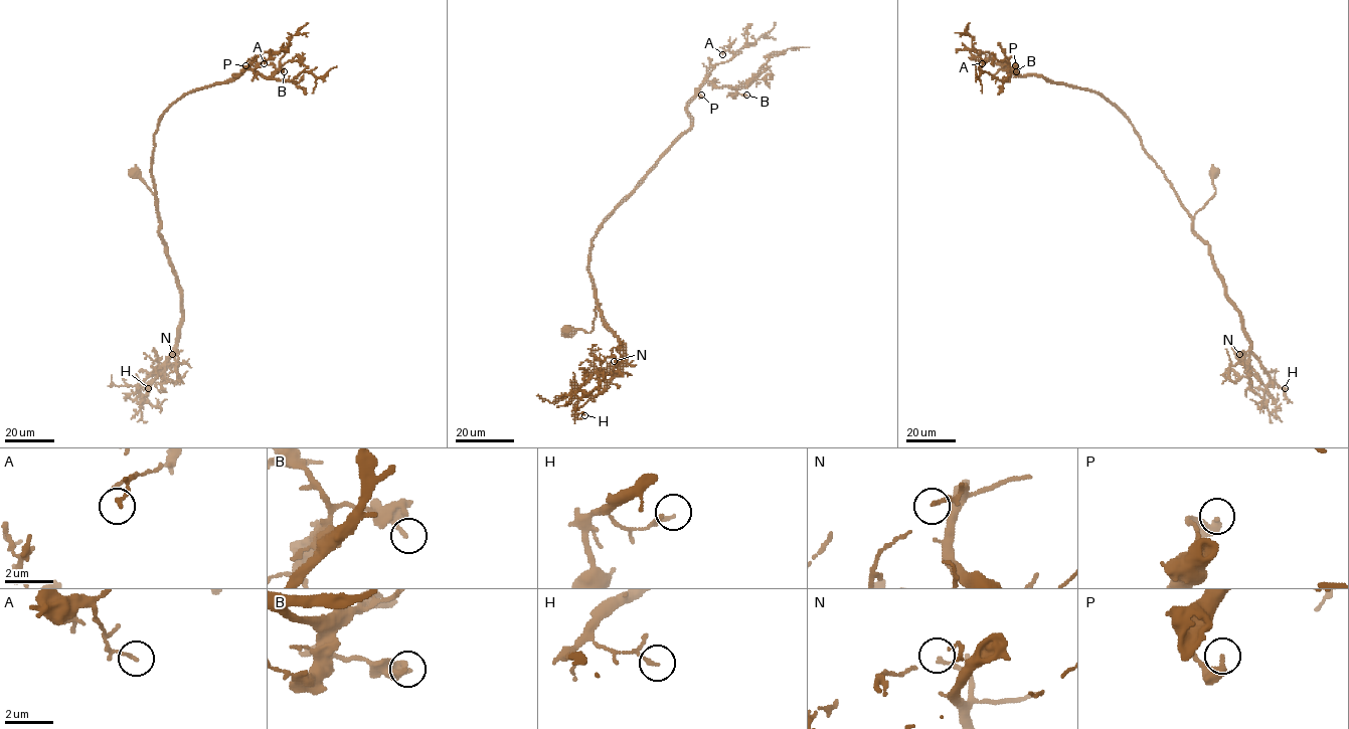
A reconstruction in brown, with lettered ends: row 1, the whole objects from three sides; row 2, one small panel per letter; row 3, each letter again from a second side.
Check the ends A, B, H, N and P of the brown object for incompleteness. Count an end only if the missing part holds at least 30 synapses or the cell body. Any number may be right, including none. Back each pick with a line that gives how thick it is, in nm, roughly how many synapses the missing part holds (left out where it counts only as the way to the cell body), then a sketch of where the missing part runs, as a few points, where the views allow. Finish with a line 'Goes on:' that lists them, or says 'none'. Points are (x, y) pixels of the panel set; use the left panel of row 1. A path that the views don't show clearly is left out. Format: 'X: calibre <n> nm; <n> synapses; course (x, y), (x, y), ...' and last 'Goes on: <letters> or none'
Goes on: none

